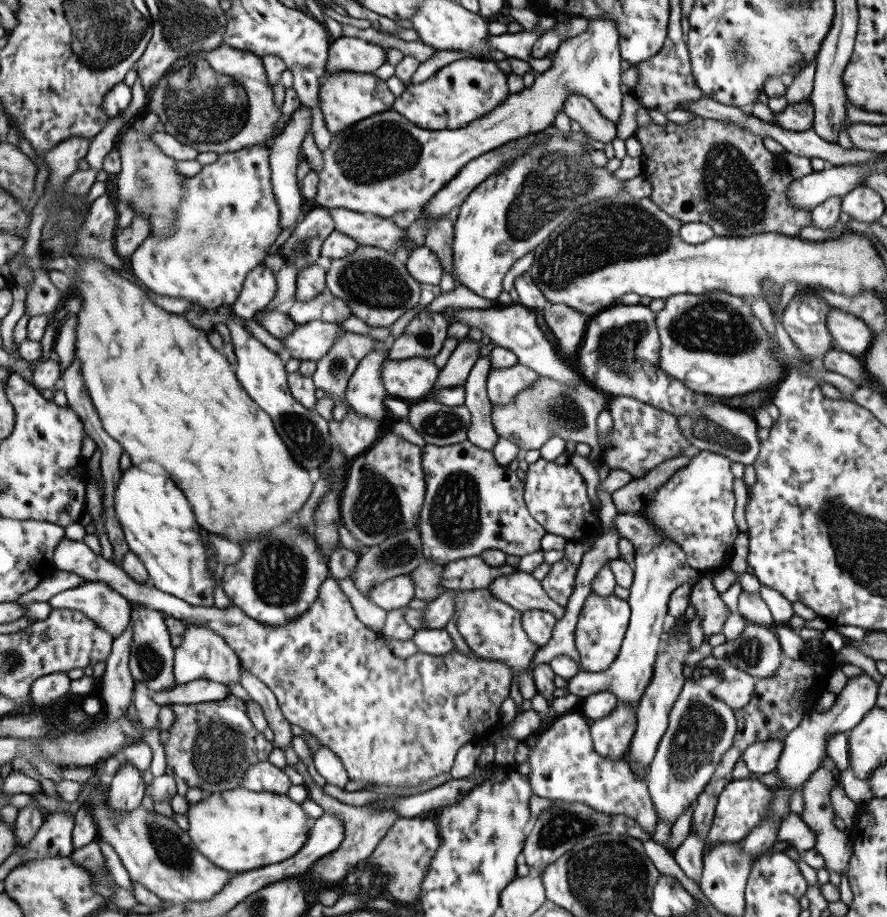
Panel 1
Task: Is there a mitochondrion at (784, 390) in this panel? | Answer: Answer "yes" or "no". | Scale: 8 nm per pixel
no

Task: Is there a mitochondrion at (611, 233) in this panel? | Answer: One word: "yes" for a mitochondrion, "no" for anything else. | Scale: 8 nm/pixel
yes

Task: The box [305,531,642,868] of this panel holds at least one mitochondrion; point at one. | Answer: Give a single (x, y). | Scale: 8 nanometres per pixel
(563, 826)

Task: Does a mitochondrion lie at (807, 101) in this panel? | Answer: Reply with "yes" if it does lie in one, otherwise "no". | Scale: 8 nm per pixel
no

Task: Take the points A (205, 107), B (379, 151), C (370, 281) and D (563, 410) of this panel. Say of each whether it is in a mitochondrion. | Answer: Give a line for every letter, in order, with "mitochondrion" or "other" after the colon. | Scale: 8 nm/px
A: mitochondrion
B: mitochondrion
C: mitochondrion
D: mitochondrion

